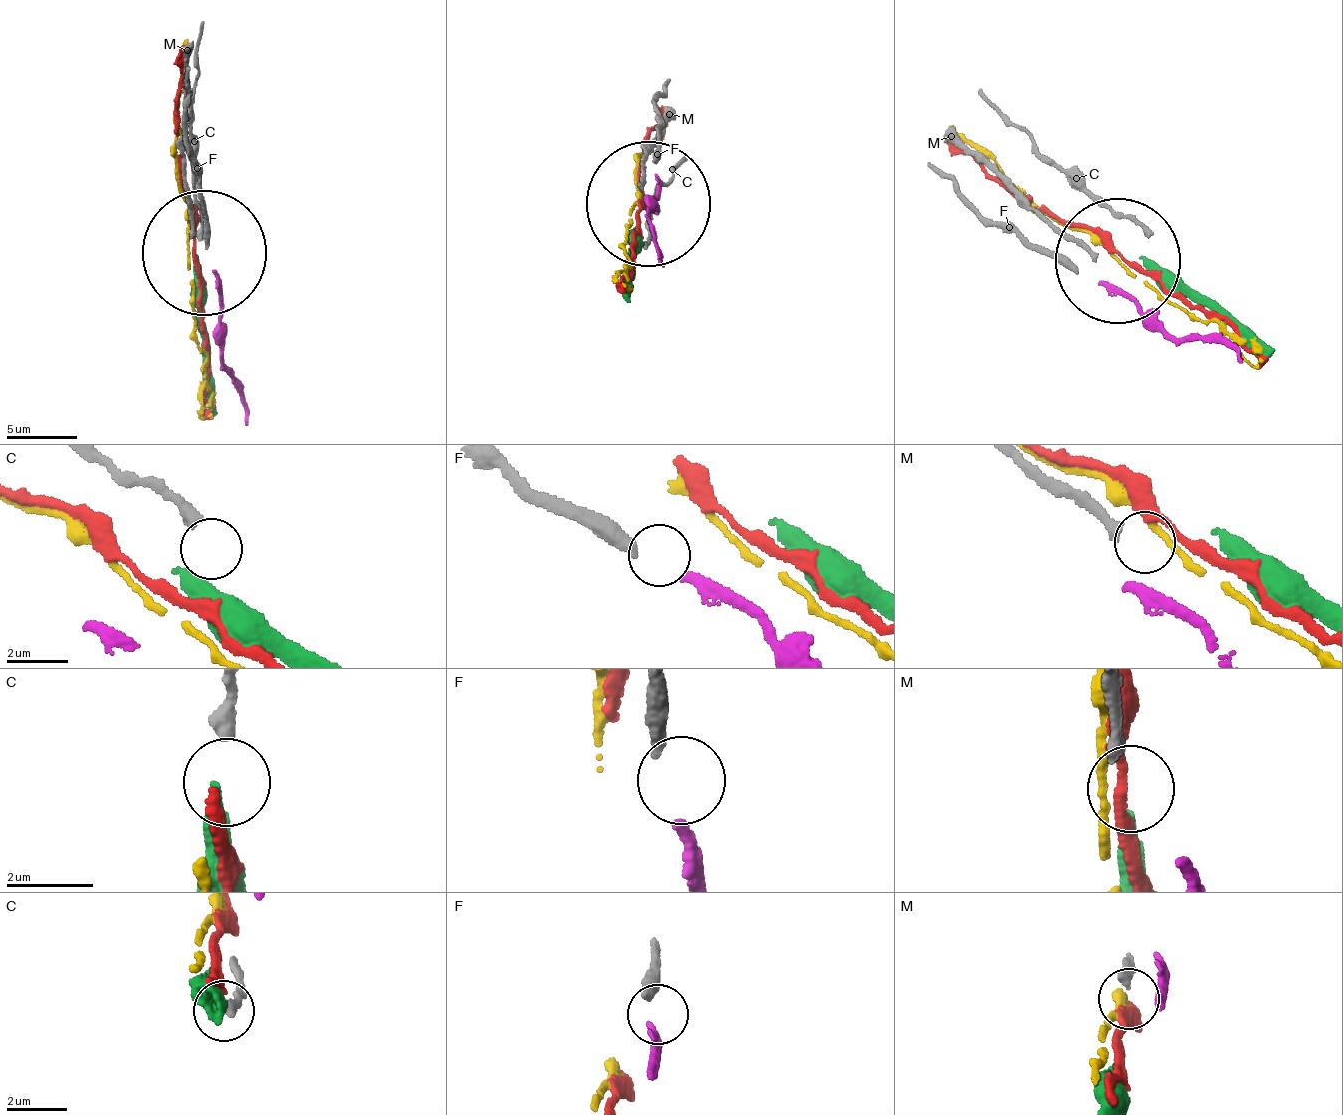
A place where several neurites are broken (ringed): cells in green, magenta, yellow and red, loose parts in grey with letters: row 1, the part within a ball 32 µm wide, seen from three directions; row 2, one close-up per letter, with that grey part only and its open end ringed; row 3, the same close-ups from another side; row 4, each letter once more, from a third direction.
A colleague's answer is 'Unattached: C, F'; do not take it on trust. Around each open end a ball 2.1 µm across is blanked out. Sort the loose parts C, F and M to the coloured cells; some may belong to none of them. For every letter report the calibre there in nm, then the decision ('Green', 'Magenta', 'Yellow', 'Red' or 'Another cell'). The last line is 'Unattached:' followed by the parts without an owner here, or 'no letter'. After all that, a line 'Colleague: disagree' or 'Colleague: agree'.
C: Thickness 400 nm. Another cell
F: Thickness 360 nm. Magenta
M: Thickness 320 nm. Another cell
Unattached: C, M
Colleague: disagree

